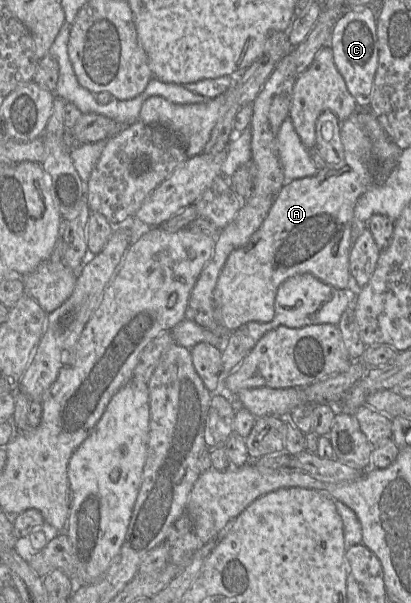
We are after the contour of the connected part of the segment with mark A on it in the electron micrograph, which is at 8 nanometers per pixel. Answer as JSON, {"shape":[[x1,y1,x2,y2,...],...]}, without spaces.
{"shape":[[358,110,341,121,340,137,344,151,344,166,341,169,325,166,314,176,285,182,274,197,271,208,257,231,244,246,228,256,214,290,216,320,227,331,234,331,251,321,271,321,274,317,277,289,293,276,311,274,336,289,350,288,350,233,354,207,361,195,372,185,372,143,359,122]]}

